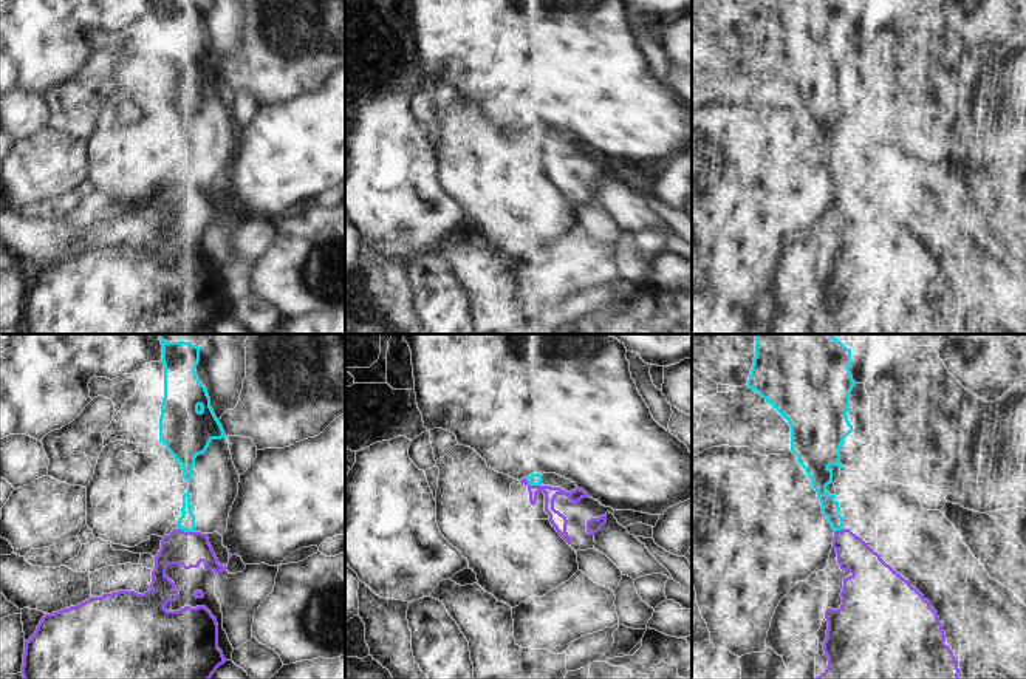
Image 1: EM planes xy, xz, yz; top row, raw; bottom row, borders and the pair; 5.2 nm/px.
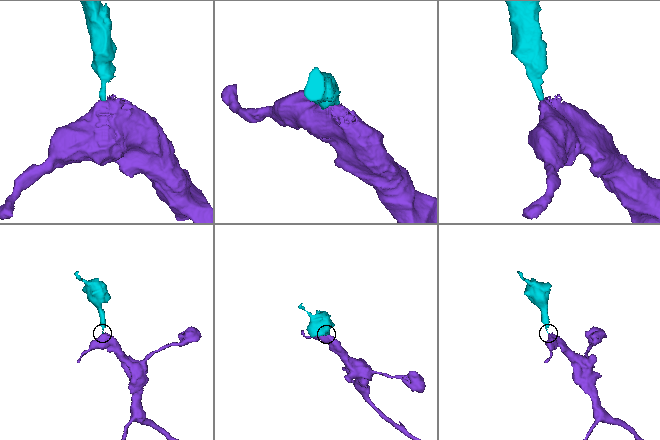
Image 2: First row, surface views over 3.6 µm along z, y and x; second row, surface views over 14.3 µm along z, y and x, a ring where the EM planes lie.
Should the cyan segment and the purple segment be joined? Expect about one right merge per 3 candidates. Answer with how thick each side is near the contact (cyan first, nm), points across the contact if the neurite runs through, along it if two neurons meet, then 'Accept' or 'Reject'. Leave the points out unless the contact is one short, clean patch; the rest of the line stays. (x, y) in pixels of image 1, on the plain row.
Thickness 60 nm (cyan) against 80 nm. Path across: xz (534, 132), (533, 138), (550, 149), (557, 174). Accept.

